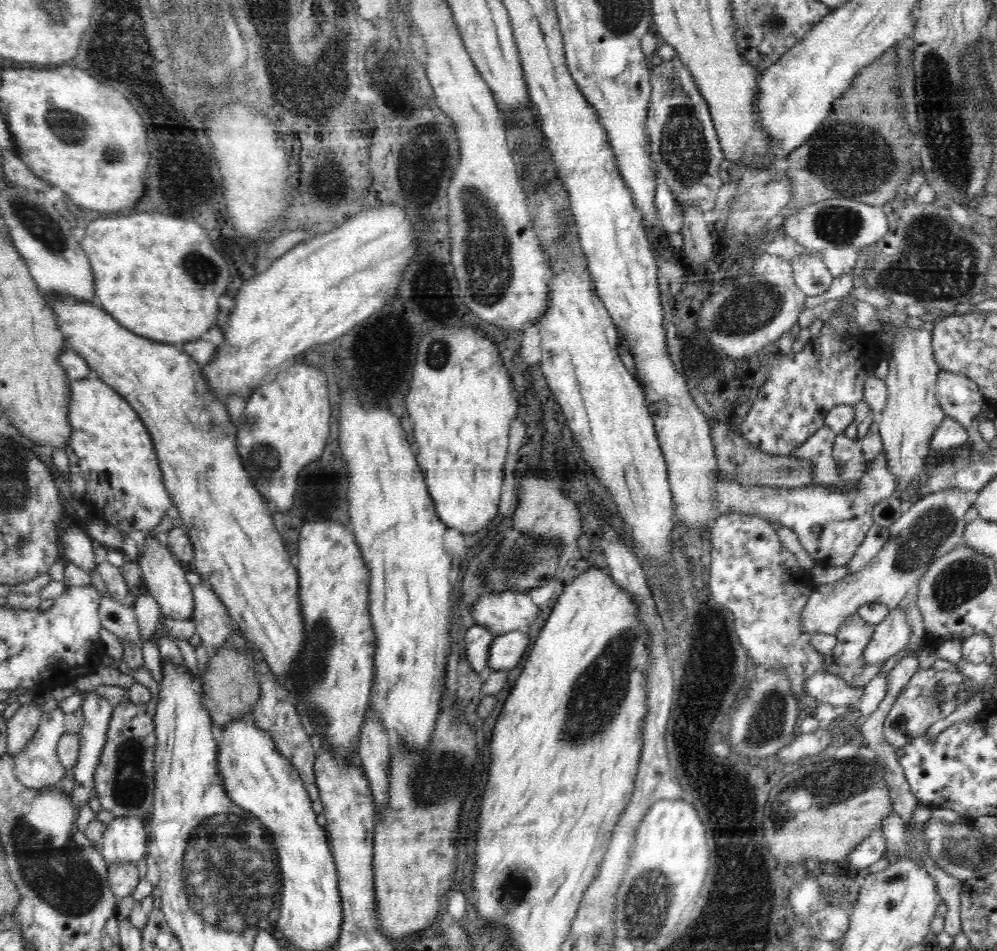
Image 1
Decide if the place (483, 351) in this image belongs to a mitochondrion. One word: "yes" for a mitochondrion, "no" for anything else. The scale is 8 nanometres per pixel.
no

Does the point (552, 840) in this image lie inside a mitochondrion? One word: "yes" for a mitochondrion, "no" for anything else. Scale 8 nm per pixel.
no

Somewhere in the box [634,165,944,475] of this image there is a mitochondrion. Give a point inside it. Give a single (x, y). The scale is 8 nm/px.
(753, 303)

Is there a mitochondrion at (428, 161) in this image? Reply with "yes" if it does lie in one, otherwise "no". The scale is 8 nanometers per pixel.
yes

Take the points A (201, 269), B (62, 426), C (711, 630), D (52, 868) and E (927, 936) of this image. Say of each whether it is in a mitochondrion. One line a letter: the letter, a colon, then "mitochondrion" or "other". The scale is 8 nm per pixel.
A: mitochondrion
B: other
C: mitochondrion
D: mitochondrion
E: other

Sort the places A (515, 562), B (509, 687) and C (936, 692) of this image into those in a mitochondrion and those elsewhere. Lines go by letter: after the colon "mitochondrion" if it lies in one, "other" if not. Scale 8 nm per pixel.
A: mitochondrion
B: other
C: mitochondrion

